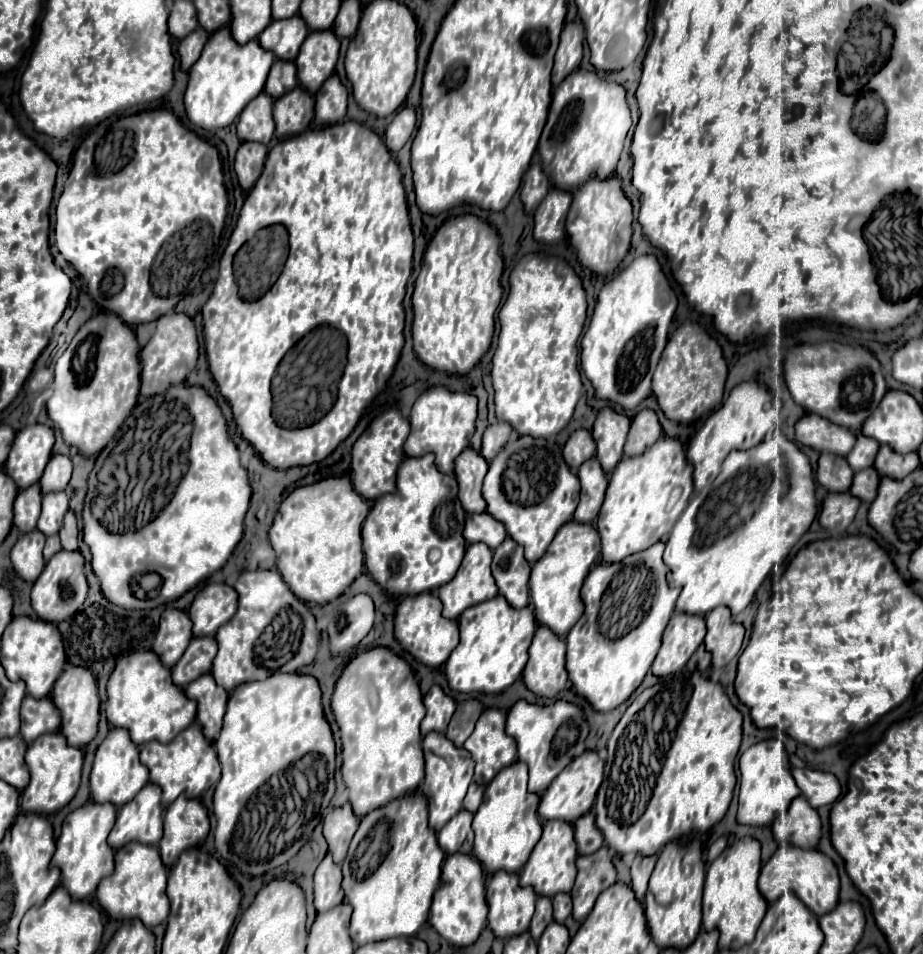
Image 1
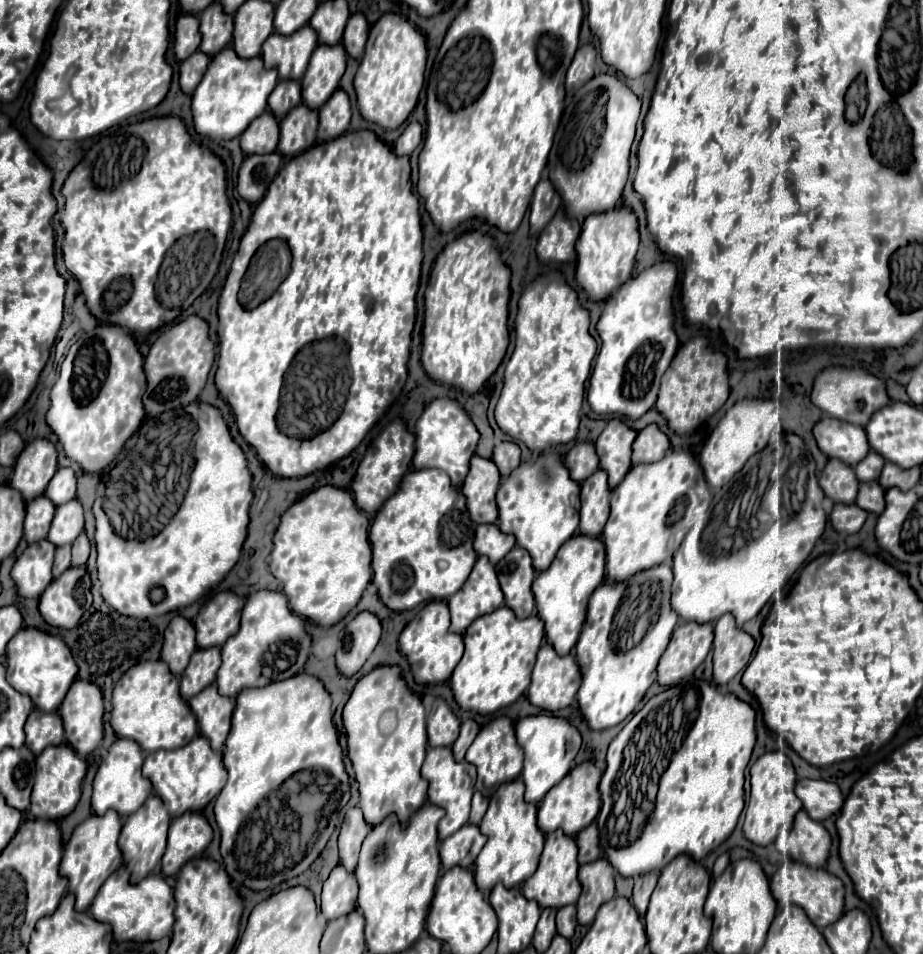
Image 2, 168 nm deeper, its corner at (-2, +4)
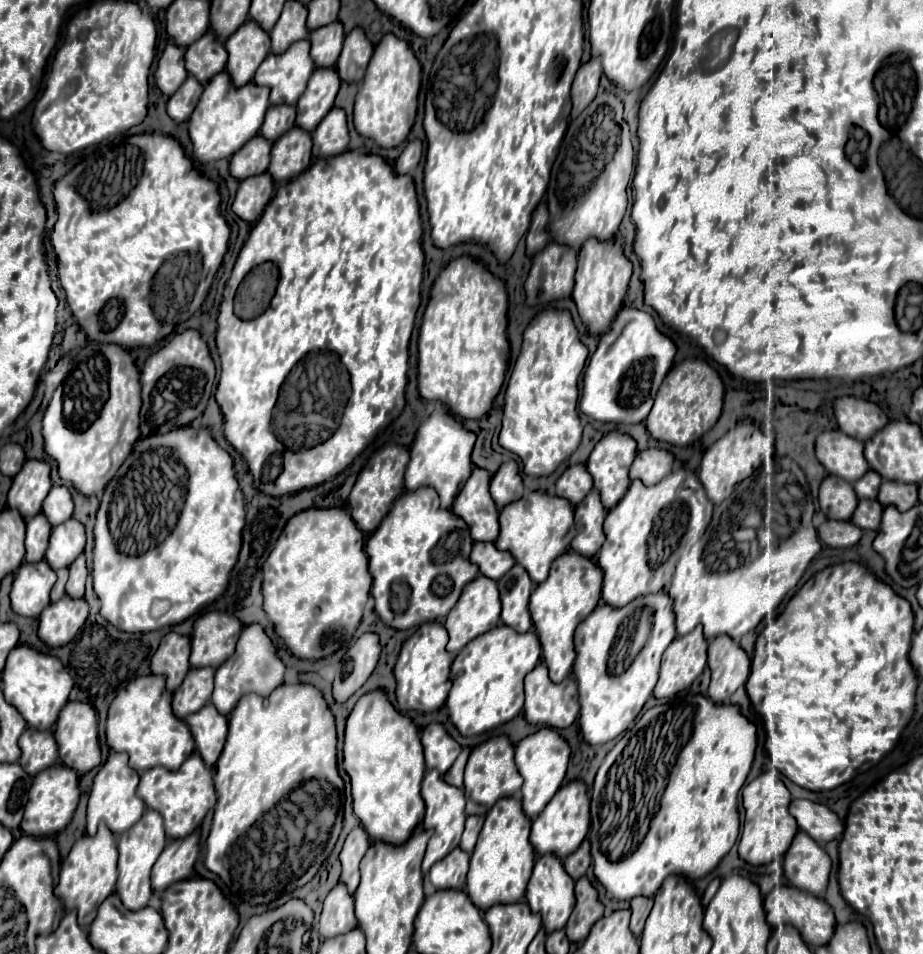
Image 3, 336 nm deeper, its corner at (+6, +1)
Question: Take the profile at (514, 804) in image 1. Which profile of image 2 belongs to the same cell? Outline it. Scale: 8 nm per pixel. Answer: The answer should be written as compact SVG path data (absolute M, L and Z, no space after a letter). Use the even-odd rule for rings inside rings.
M522 779L512 781L512 785L504 785L504 789L498 789L492 795L490 807L480 823L480 831L486 837L486 845L482 847L474 863L474 881L480 891L488 893L498 883L502 883L506 889L518 887L536 871L540 853L544 849L544 833L536 829L536 813L538 807L524 801Z

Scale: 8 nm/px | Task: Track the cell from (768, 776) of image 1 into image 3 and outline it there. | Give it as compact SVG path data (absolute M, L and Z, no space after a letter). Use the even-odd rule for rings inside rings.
M768 770L754 778L750 784L742 788L742 802L746 810L744 818L744 830L738 844L738 854L746 862L758 866L766 864L776 856L784 856L794 834L798 832L796 820L792 820L792 814L788 810L790 804L790 790L782 782L782 776L778 770Z

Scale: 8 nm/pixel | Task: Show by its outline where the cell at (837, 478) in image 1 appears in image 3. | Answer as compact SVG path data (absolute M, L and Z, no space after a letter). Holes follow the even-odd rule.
M826 476L820 484L820 496L818 496L822 512L832 520L848 520L852 512L856 510L858 496L846 480L840 480L838 476Z

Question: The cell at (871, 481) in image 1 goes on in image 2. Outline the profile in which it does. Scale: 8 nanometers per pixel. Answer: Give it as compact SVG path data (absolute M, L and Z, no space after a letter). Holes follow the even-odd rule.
M870 481L868 485L860 485L860 493L858 493L858 499L856 499L856 505L860 505L860 509L868 511L868 513L876 513L880 515L884 511L884 489L876 483L876 481Z

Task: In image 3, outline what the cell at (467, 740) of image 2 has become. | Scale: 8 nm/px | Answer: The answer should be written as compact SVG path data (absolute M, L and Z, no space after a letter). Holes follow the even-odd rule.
M462 748L460 756L456 758L456 764L452 764L452 768L444 774L444 780L452 786L458 786L462 788L462 772L464 772L464 766L466 766L466 760L468 760L468 754L470 754L470 748Z

